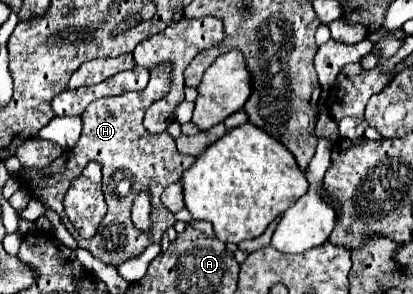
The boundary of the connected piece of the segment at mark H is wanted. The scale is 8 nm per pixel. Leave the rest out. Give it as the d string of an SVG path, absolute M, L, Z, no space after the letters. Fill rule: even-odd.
M158 66L150 72L150 82L142 92L126 92L126 94L118 94L114 98L94 100L92 104L88 104L86 112L82 114L82 122L84 122L82 136L80 136L78 144L66 152L66 156L62 154L58 160L54 160L46 168L40 168L40 170L22 168L18 174L22 186L30 188L30 192L36 190L36 194L40 194L46 200L46 204L60 214L64 226L74 236L78 246L88 248L98 260L102 260L106 264L120 266L122 262L140 256L150 242L160 242L166 228L176 222L174 214L170 210L166 210L166 206L162 206L160 196L168 184L180 180L182 172L186 168L190 168L190 164L194 162L194 156L182 156L176 150L176 142L170 134L150 134L142 126L146 108L154 100L160 100L168 92L168 88L170 88L170 66ZM92 160L102 166L102 174L104 174L102 190L104 190L104 198L108 204L108 214L100 222L96 238L82 240L80 234L76 232L76 228L66 218L62 200L66 196L66 190L70 188L72 178L78 178L78 174L82 174L82 170ZM142 190L150 194L150 202L152 202L150 232L140 232L132 222L134 198Z

